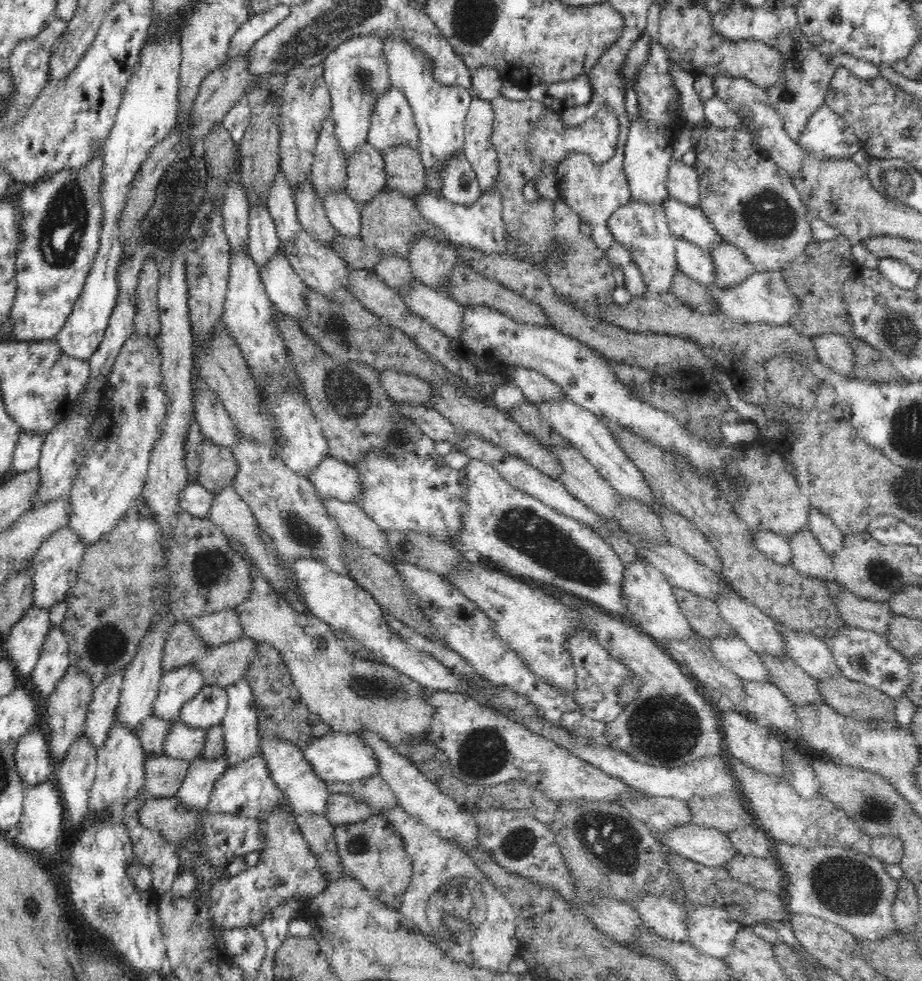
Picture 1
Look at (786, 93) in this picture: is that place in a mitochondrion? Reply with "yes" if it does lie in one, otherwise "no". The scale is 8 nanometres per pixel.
yes

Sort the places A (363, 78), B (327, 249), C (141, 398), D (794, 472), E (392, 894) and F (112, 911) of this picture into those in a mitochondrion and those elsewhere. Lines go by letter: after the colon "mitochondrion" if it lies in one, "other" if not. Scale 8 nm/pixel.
A: mitochondrion
B: other
C: mitochondrion
D: other
E: other
F: mitochondrion

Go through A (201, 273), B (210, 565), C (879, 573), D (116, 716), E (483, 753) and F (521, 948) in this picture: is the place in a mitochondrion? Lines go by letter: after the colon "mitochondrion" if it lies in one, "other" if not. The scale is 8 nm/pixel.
A: mitochondrion
B: mitochondrion
C: mitochondrion
D: other
E: mitochondrion
F: other

